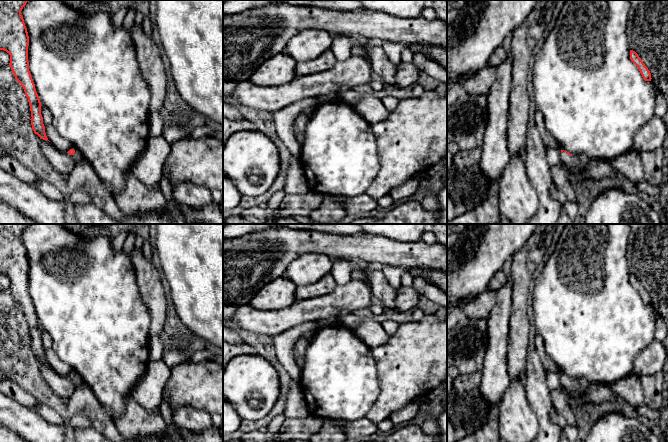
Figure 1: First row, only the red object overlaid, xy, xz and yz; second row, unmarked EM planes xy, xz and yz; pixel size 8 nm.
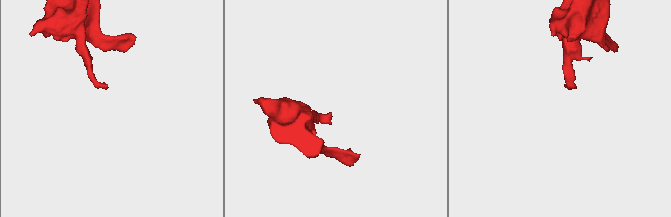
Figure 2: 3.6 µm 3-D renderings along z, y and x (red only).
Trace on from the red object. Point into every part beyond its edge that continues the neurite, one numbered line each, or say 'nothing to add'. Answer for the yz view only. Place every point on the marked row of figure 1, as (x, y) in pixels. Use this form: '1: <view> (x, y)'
1: yz (577, 163)

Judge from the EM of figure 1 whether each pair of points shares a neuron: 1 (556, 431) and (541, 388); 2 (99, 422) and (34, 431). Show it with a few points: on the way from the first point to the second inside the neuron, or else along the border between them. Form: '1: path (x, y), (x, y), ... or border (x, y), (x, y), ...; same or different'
1: path (545, 421), (541, 409), (541, 399); same
2: border (43, 418), (51, 423), (66, 424); different

